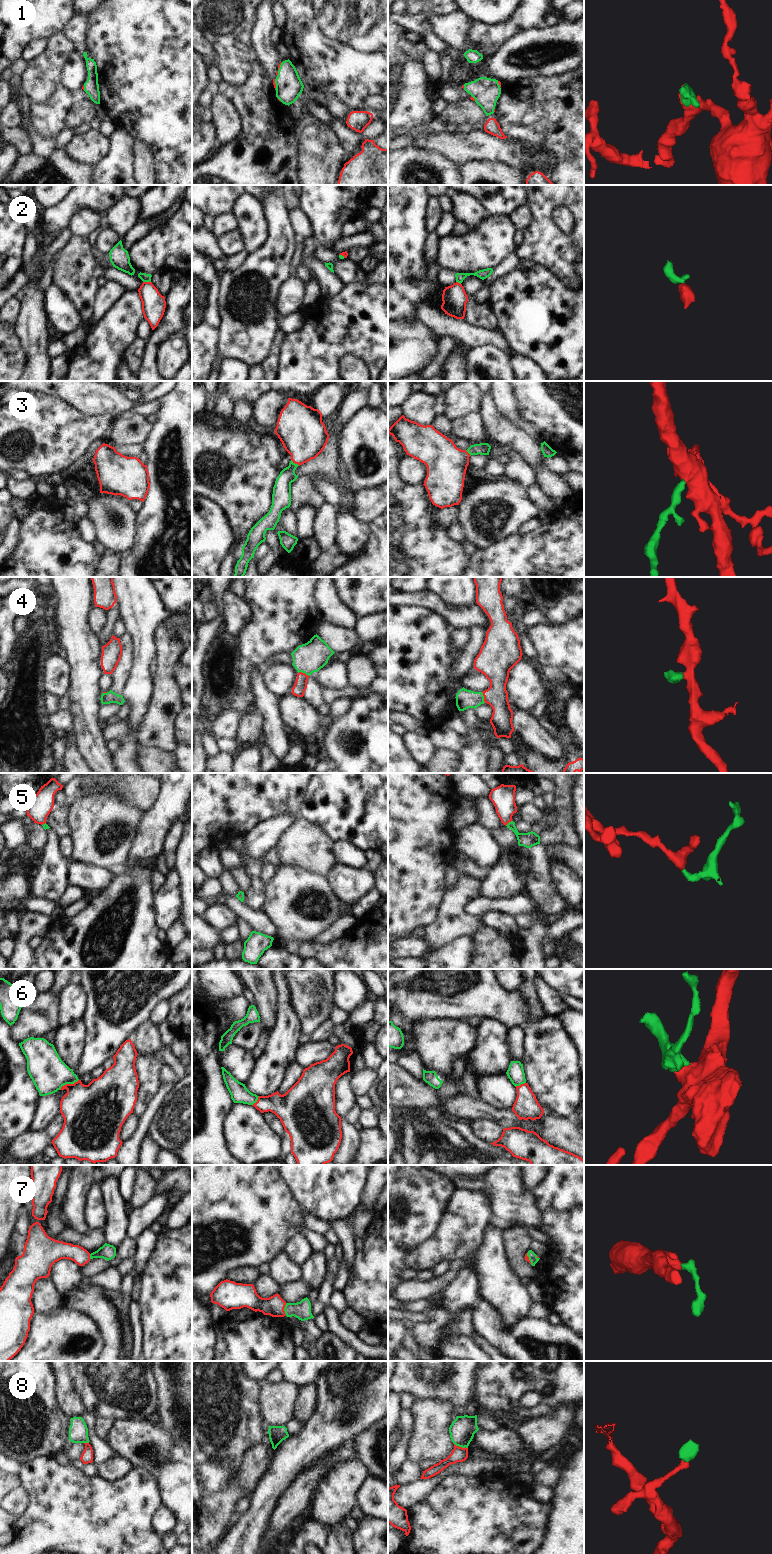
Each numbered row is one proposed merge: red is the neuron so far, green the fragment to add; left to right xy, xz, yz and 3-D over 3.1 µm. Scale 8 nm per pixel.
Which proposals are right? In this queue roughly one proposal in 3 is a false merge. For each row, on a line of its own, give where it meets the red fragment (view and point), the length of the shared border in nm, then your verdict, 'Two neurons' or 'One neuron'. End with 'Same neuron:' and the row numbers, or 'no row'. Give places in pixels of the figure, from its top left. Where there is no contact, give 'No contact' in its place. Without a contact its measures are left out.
1: Touches red at xz (278, 69). Shared border 120 nm. One neuron
2: Touches red at xy (147, 282). Shared border 60 nm. One neuron
3: Touches red at xz (295, 463). Shared border 90 nm. One neuron
4: Touches red at xz (303, 673). Shared border 90 nm. One neuron
5: Touches red at yz (508, 822). Shared border 70 nm. One neuron
6: Touches red at xy (68, 1084). Shared border 180 nm. One neuron
7: Touches red at xz (283, 1309). Shared border 100 nm. One neuron
8: Touches red at yz (460, 1447). Shared border 130 nm. One neuron
Same neuron: 1, 2, 3, 4, 5, 6, 7, 8.

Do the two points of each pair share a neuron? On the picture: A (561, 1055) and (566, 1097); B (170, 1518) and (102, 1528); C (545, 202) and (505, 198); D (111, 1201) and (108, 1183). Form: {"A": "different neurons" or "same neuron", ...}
{"A": "same neuron", "B": "different neurons", "C": "different neurons", "D": "same neuron"}

